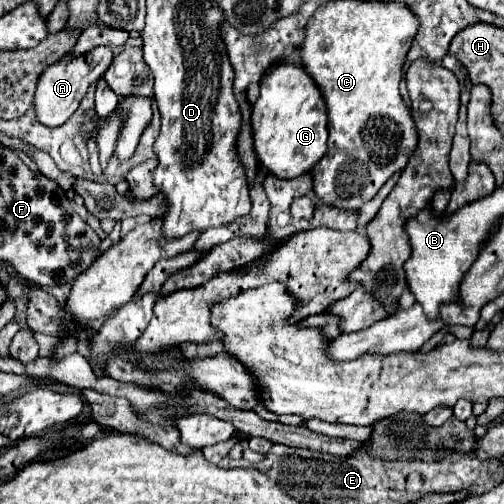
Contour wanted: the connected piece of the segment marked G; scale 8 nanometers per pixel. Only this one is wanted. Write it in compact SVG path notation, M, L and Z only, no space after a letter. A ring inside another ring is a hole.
M279 62L261 80L259 100L253 104L255 152L261 164L275 176L299 176L309 172L327 150L327 108L319 86L303 66Z

